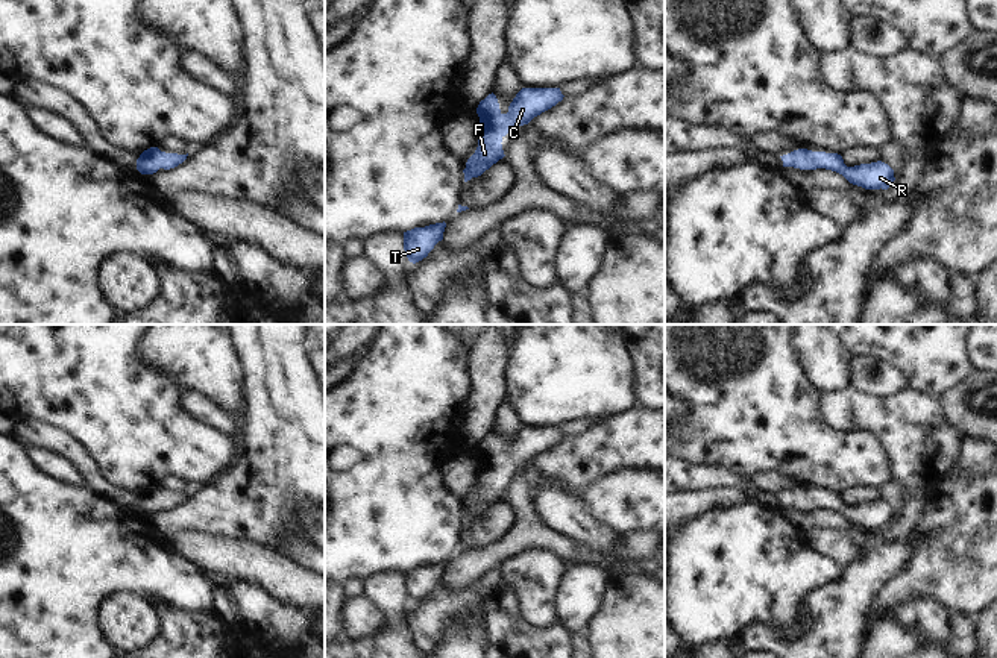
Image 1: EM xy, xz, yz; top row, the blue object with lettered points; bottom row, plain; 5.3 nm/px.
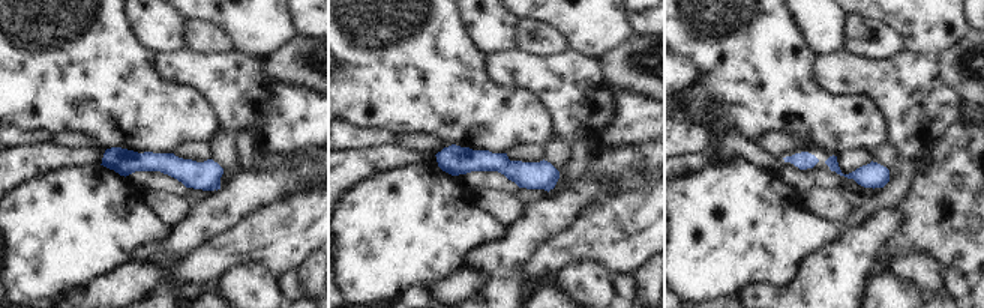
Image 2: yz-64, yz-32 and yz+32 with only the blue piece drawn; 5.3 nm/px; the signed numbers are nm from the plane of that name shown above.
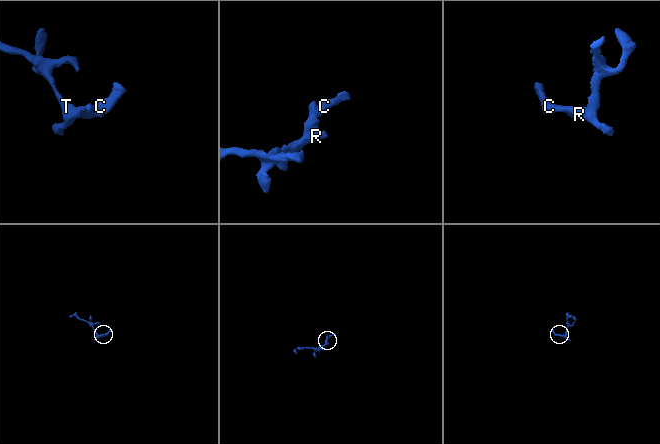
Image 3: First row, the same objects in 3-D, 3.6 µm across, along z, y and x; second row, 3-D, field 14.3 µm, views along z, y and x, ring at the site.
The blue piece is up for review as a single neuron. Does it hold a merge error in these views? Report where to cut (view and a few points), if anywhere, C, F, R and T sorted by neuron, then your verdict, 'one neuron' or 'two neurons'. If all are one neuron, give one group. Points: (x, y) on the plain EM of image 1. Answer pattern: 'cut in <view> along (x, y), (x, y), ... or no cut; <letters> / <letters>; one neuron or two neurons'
no cut; C F R T; one neuron

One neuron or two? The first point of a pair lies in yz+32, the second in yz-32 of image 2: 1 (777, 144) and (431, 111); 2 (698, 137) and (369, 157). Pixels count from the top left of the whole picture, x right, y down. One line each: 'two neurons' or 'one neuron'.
1: two neurons
2: two neurons

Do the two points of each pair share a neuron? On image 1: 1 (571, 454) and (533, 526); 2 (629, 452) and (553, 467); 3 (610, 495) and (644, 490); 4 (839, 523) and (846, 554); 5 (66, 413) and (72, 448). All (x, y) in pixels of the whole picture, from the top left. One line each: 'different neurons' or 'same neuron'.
1: different neurons
2: same neuron
3: same neuron
4: different neurons
5: different neurons

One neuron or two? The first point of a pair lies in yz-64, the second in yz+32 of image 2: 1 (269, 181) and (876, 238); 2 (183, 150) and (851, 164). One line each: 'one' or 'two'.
1: one
2: one

